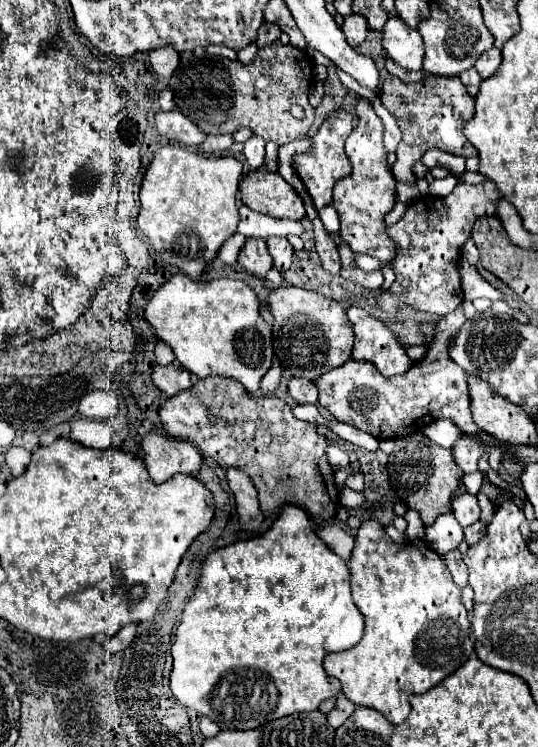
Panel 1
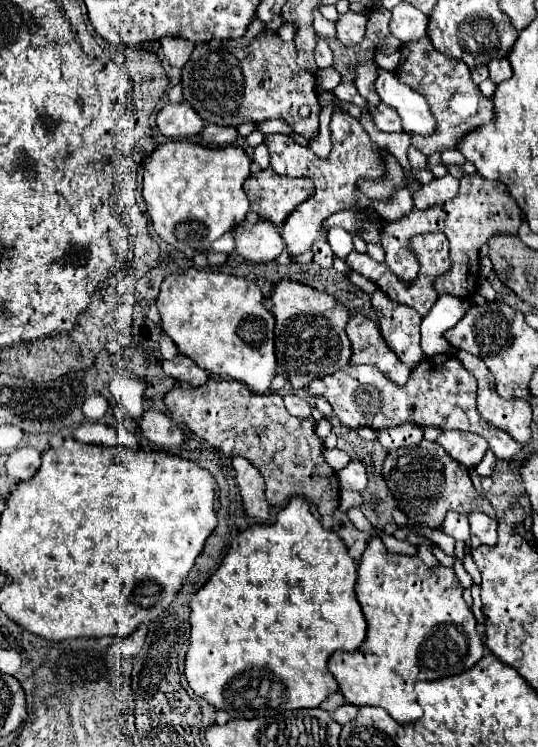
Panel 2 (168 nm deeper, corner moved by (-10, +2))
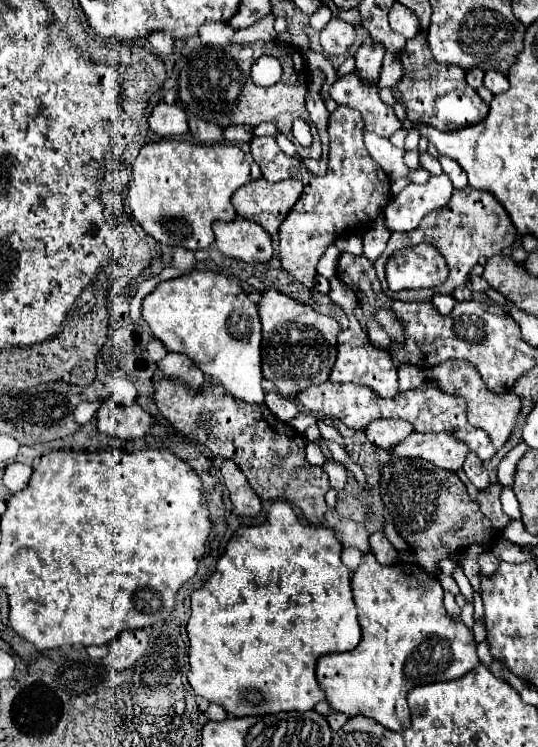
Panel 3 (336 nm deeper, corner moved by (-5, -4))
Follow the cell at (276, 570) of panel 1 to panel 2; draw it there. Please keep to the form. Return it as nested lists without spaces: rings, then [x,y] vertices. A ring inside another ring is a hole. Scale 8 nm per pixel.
[[[290,499],[290,503],[278,513],[276,523],[272,525],[252,525],[240,535],[234,537],[230,551],[226,553],[218,571],[208,579],[208,583],[192,597],[190,601],[190,649],[186,655],[186,679],[188,685],[204,697],[212,707],[226,711],[230,717],[272,717],[282,711],[304,709],[304,707],[318,707],[328,695],[338,691],[338,683],[332,673],[326,669],[326,663],[334,651],[356,651],[366,635],[366,619],[360,611],[360,603],[354,593],[356,585],[356,563],[348,555],[344,541],[334,533],[326,531],[320,521],[310,513],[310,507],[304,499]]]

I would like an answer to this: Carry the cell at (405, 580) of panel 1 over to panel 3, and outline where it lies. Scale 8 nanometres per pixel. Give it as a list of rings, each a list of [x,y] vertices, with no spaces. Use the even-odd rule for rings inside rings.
[[[369,551],[361,557],[361,563],[353,573],[351,589],[359,611],[363,639],[353,651],[321,655],[317,661],[317,681],[325,691],[333,711],[341,711],[349,717],[365,715],[391,731],[405,731],[411,725],[407,705],[409,689],[435,681],[459,679],[479,665],[473,631],[461,619],[449,617],[443,607],[443,587],[439,579],[431,577],[415,563],[381,565]]]

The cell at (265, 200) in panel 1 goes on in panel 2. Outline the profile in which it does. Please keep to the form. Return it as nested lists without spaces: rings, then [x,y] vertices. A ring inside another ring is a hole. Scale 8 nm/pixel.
[[[262,169],[246,179],[244,191],[254,213],[282,227],[286,217],[314,193],[314,183],[312,179],[292,179]]]

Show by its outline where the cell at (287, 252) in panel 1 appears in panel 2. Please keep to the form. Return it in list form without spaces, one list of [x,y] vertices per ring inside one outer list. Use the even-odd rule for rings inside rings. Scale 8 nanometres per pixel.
[[[334,109],[332,121],[330,121],[330,131],[332,131],[332,151],[326,159],[320,159],[312,155],[310,149],[298,145],[292,137],[288,135],[266,135],[264,145],[268,147],[270,153],[270,167],[279,175],[293,178],[310,177],[314,181],[314,195],[306,199],[306,203],[300,203],[286,219],[282,227],[282,239],[286,243],[286,249],[290,253],[304,253],[310,251],[316,239],[326,239],[326,229],[322,227],[324,219],[330,217],[332,213],[346,209],[346,207],[368,207],[374,209],[384,221],[396,221],[404,217],[406,213],[412,211],[412,195],[406,187],[400,187],[390,201],[372,201],[360,193],[358,181],[360,179],[380,179],[386,175],[386,165],[378,153],[378,145],[370,141],[368,133],[360,125],[358,119],[350,117],[344,109]]]

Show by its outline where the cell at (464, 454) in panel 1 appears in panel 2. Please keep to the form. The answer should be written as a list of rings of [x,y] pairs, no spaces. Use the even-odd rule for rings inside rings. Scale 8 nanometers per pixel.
[[[442,431],[436,441],[452,459],[466,465],[468,469],[474,469],[488,451],[486,439],[466,431]]]

